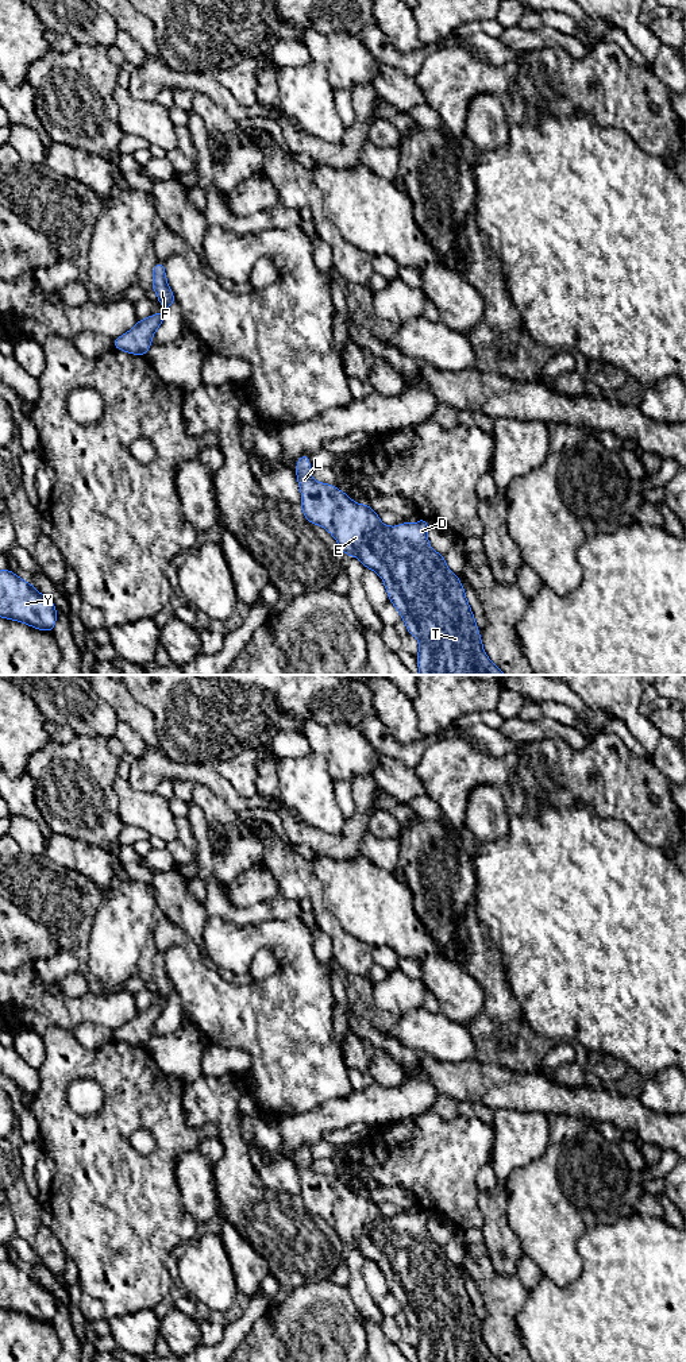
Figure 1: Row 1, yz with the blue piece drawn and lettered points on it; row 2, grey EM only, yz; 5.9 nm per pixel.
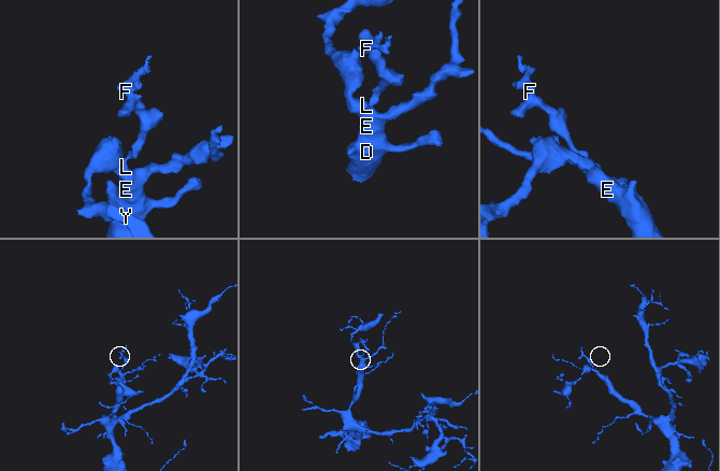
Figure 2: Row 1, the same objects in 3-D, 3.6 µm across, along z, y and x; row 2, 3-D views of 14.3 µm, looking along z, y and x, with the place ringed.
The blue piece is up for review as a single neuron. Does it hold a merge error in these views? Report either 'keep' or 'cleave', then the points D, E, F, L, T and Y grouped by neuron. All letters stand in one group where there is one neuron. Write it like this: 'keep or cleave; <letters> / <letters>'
keep; D E F L T Y

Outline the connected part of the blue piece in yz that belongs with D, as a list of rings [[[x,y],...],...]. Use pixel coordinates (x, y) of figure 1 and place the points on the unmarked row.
[[[301,1146],[296,1166],[301,1180],[302,1205],[311,1215],[327,1220],[347,1247],[357,1247],[366,1259],[381,1268],[389,1292],[405,1312],[408,1324],[419,1331],[419,1362],[501,1362],[485,1346],[458,1266],[447,1259],[444,1247],[428,1234],[428,1212],[419,1209],[415,1224],[411,1211],[400,1218],[386,1218],[370,1197],[355,1195],[335,1176],[316,1173],[309,1161],[309,1146]]]

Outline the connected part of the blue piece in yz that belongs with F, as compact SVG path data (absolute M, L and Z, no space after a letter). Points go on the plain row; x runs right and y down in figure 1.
M157 953L154 957L151 980L158 985L158 993L165 996L166 1002L155 1004L144 1011L139 1011L127 1025L112 1031L115 1039L134 1046L146 1046L149 1042L153 1026L165 1011L169 999L174 995L174 987L167 976L165 957L162 953Z

